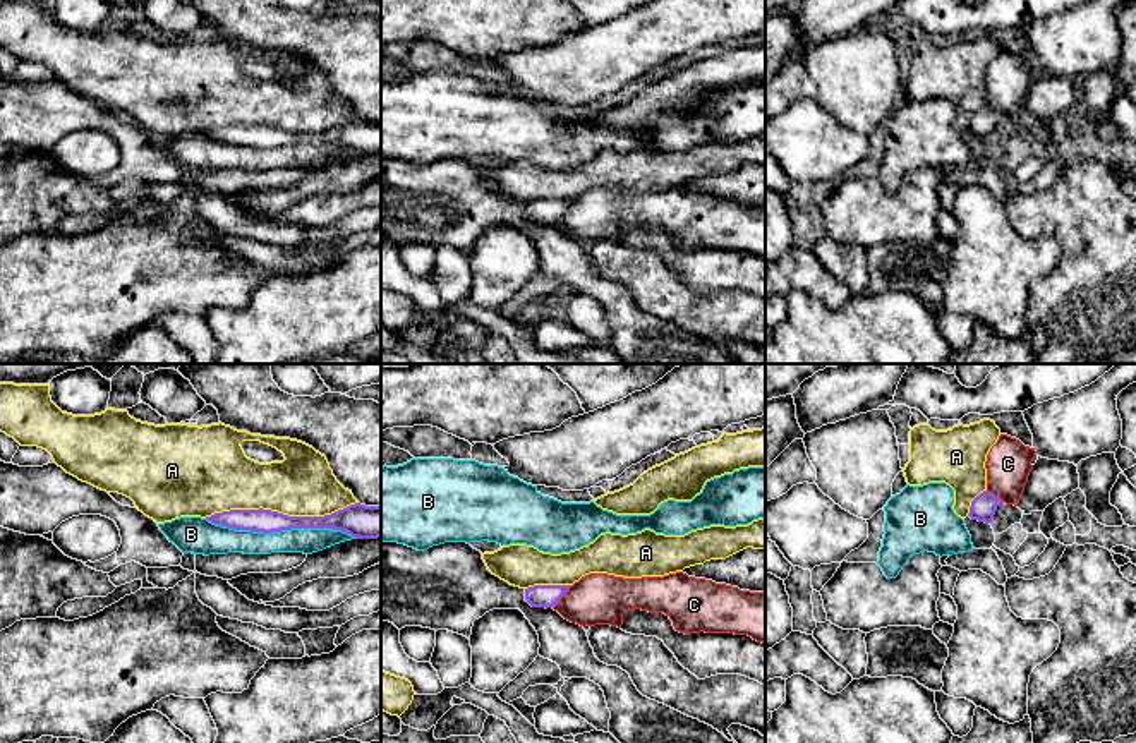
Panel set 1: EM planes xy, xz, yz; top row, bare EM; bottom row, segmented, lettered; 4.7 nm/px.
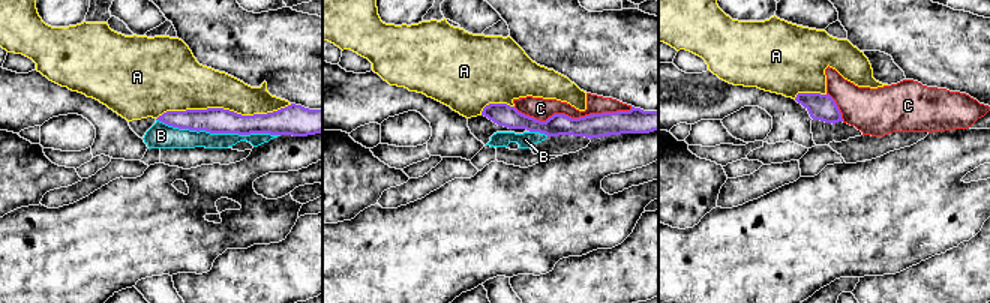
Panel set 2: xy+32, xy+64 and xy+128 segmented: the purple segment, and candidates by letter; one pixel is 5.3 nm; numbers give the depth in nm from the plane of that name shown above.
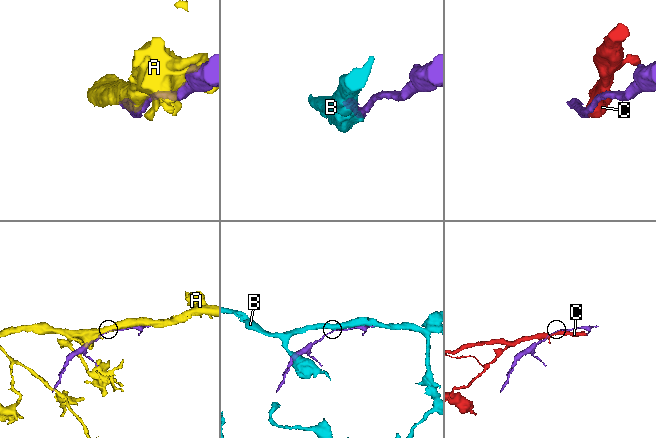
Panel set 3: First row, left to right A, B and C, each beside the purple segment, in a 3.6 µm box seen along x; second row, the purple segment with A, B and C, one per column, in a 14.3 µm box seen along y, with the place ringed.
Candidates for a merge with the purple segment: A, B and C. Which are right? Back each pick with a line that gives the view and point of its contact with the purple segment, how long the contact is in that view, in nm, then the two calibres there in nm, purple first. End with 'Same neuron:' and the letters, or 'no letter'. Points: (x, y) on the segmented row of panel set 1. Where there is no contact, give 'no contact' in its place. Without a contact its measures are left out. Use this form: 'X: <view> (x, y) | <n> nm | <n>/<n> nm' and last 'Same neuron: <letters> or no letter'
Same neuron: no letter

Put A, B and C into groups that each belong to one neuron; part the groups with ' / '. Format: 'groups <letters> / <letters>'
groups A / B / C

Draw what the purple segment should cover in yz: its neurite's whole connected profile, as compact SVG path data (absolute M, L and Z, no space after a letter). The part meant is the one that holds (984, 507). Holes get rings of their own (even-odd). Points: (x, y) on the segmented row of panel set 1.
M983 491L971 501L968 516L971 520L992 523L994 515L1002 503L1004 501L999 496Z

